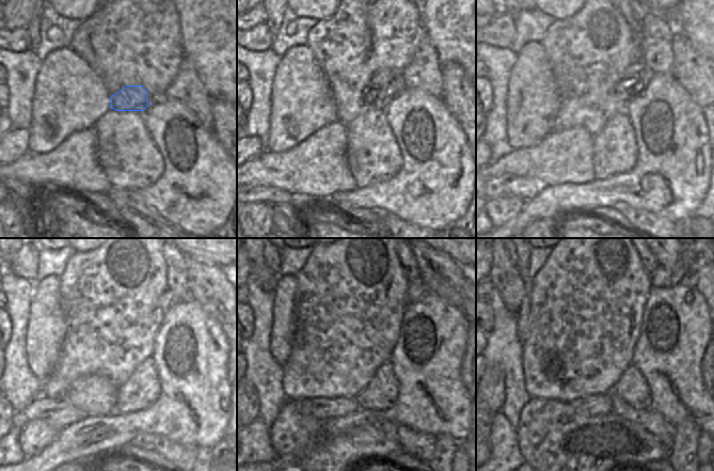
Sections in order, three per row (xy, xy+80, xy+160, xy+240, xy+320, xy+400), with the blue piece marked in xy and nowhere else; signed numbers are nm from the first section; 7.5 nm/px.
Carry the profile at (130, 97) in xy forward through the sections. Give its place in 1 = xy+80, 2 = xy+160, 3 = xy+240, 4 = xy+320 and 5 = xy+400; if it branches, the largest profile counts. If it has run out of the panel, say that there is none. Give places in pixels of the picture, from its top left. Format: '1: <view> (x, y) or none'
1: xy+80 (382, 83)
2: xy+160 (629, 82)
3: xy+240 (169, 300)
4: xy+320 (417, 289)
5: xy+400 (663, 277)

